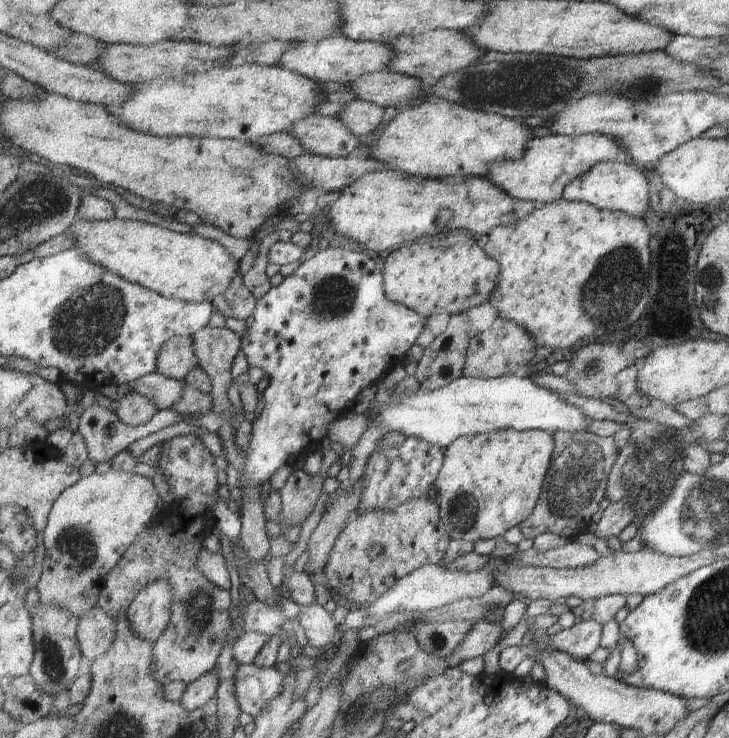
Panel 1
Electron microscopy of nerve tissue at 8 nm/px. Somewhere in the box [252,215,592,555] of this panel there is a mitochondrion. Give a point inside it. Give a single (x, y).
(333, 297)

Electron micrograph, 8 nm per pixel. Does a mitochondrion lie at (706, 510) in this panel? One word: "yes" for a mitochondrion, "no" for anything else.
yes

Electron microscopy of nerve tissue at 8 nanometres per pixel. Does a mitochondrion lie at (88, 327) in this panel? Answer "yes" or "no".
yes

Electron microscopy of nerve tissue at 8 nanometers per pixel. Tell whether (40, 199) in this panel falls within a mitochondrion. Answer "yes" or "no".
yes

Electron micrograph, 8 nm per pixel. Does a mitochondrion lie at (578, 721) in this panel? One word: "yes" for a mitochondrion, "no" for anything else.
no

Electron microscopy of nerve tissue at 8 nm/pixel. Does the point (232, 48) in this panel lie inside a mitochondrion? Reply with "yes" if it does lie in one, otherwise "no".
no

